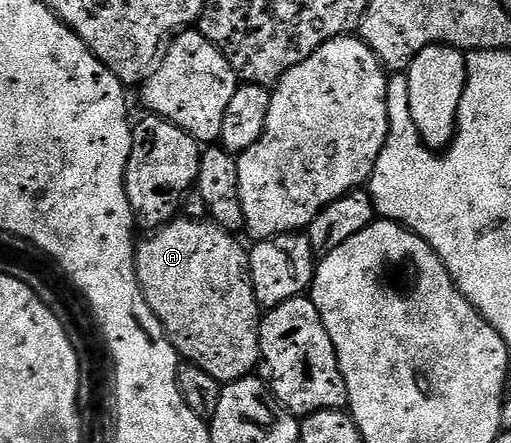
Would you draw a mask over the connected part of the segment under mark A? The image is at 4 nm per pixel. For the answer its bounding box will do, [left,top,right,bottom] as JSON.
[136,219,262,383]

